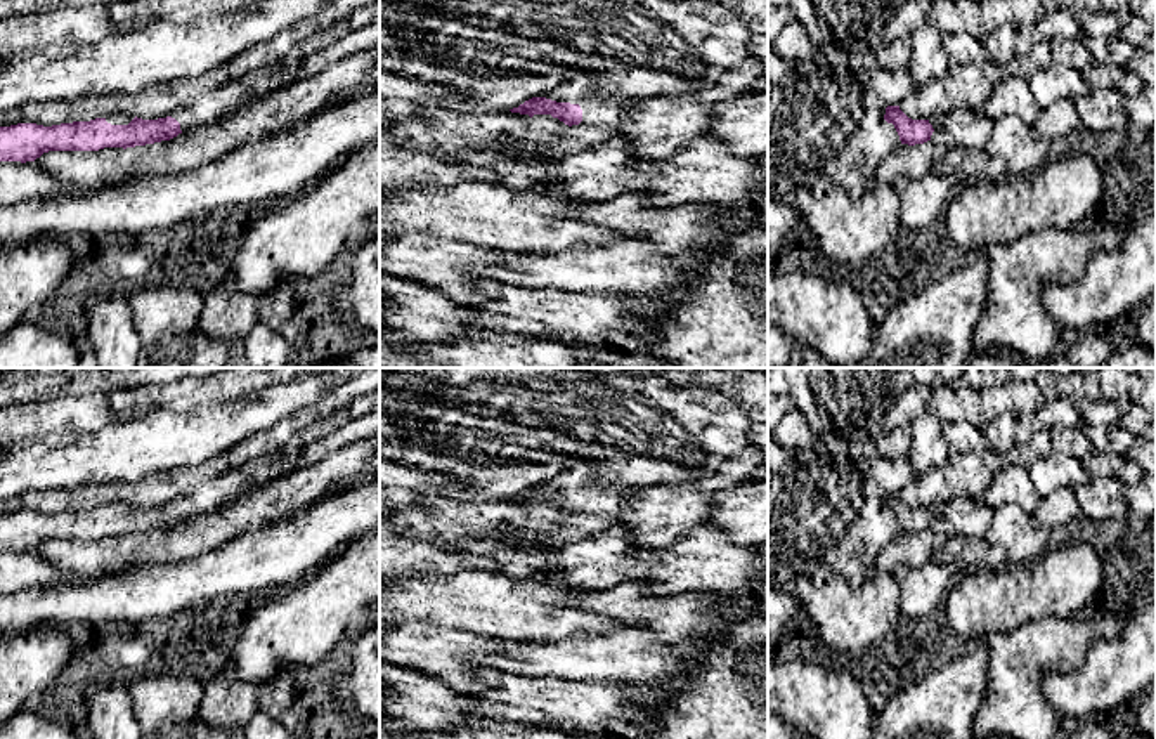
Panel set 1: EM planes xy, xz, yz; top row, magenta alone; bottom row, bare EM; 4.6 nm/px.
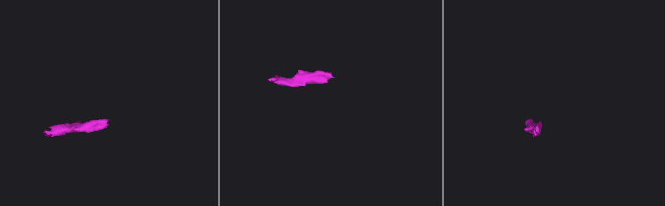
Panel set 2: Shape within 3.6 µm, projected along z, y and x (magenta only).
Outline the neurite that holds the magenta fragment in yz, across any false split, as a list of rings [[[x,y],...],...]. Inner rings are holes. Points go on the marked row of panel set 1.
[[[887,106],[884,120],[893,123],[901,144],[915,146],[931,141],[931,135],[945,121],[946,114],[938,113],[929,120],[912,120],[908,118],[899,106]]]

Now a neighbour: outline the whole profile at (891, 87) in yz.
[[[875,68],[872,71],[870,90],[877,94],[886,106],[899,106],[906,95],[915,90],[908,69],[889,71]]]

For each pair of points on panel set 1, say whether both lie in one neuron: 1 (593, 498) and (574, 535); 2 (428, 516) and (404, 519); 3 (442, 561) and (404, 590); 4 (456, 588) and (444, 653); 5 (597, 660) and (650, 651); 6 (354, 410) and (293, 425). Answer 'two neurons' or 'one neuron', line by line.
1: one neuron
2: one neuron
3: two neurons
4: two neurons
5: one neuron
6: two neurons

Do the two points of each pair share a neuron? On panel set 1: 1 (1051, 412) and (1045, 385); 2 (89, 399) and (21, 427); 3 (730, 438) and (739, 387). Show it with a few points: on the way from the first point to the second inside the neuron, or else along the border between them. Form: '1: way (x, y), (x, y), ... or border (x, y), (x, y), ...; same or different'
1: border (1058, 396), (1045, 403); different
2: way (71, 401), (37, 410); same
3: border (697, 387), (730, 398), (746, 413), (749, 422); different

